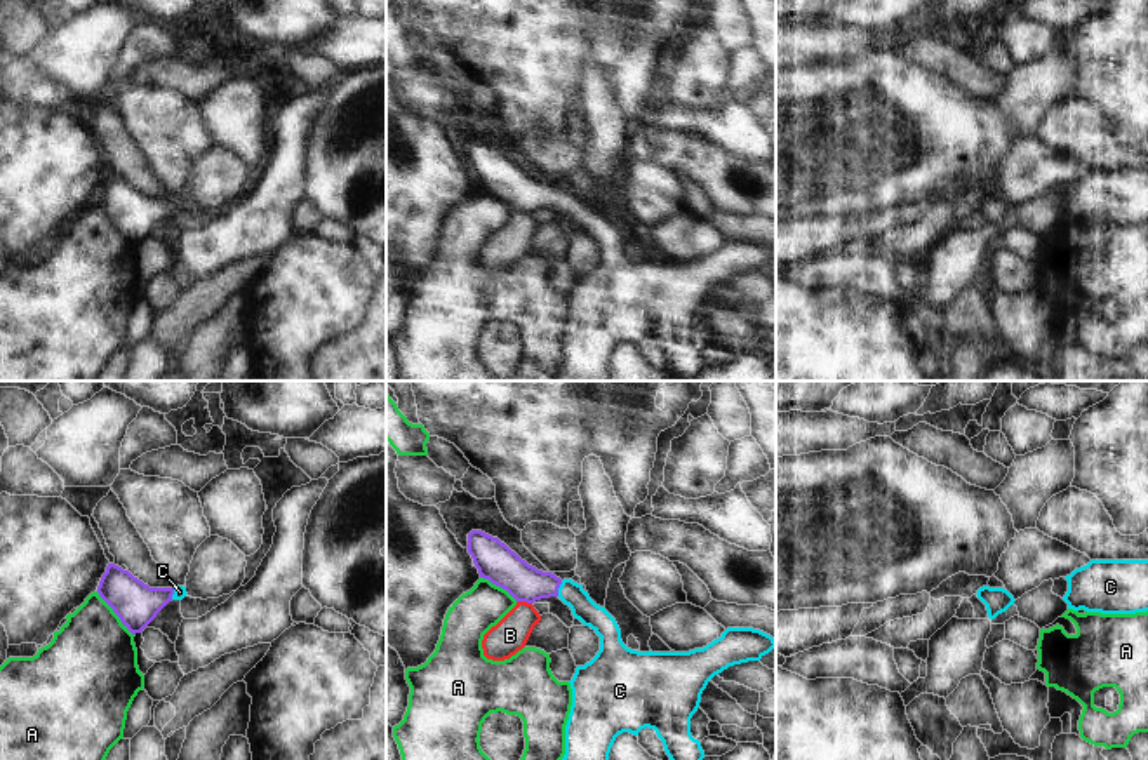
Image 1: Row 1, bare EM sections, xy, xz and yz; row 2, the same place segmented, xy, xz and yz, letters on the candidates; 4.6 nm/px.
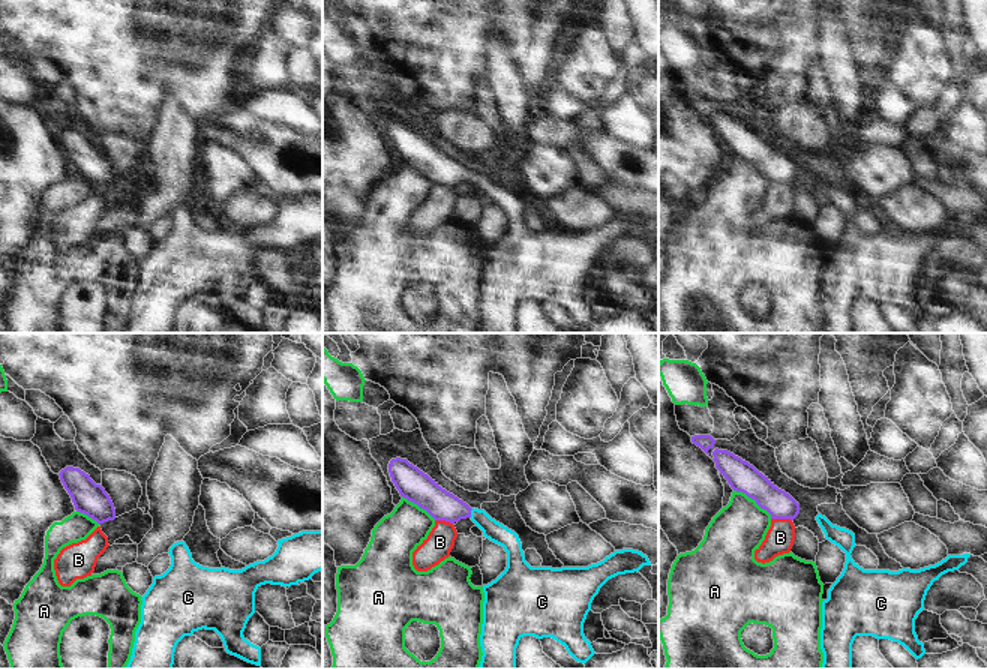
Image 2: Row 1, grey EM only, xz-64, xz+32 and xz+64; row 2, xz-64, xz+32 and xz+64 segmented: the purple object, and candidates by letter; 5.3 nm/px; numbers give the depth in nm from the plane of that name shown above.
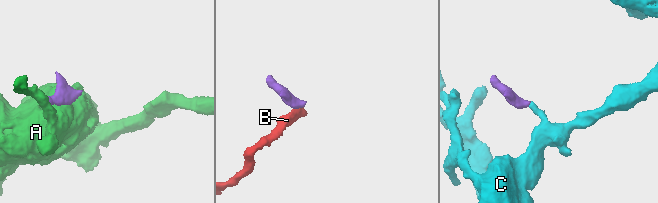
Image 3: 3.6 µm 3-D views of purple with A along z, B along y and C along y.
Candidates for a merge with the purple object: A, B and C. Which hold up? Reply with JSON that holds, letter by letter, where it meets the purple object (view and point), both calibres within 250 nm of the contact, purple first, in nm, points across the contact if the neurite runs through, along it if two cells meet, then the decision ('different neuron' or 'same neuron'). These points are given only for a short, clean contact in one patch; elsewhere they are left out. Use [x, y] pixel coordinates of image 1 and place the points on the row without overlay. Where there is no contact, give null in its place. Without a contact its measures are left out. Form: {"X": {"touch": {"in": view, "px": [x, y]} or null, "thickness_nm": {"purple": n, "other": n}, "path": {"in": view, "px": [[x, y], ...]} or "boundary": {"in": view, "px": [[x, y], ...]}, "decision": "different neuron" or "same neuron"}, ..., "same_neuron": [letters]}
{"A": {"touch": {"in": "xy", "px": [115, 223]}, "thickness_nm": {"purple": 200, "other": 420}, "decision": "different neuron"}, "B": {"touch": {"in": "xz", "px": [524, 211]}, "thickness_nm": {"purple": 180, "other": 160}, "boundary": {"in": "xz", "px": [[517, 211], [531, 214]]}, "decision": "different neuron"}, "C": {"touch": {"in": "xz", "px": [559, 197]}, "thickness_nm": {"purple": 170, "other": 110}, "path": {"in": "xz", "px": [[508, 181], [527, 195], [559, 197], [571, 204]]}, "decision": "same neuron"}, "same_neuron": ["C"]}

